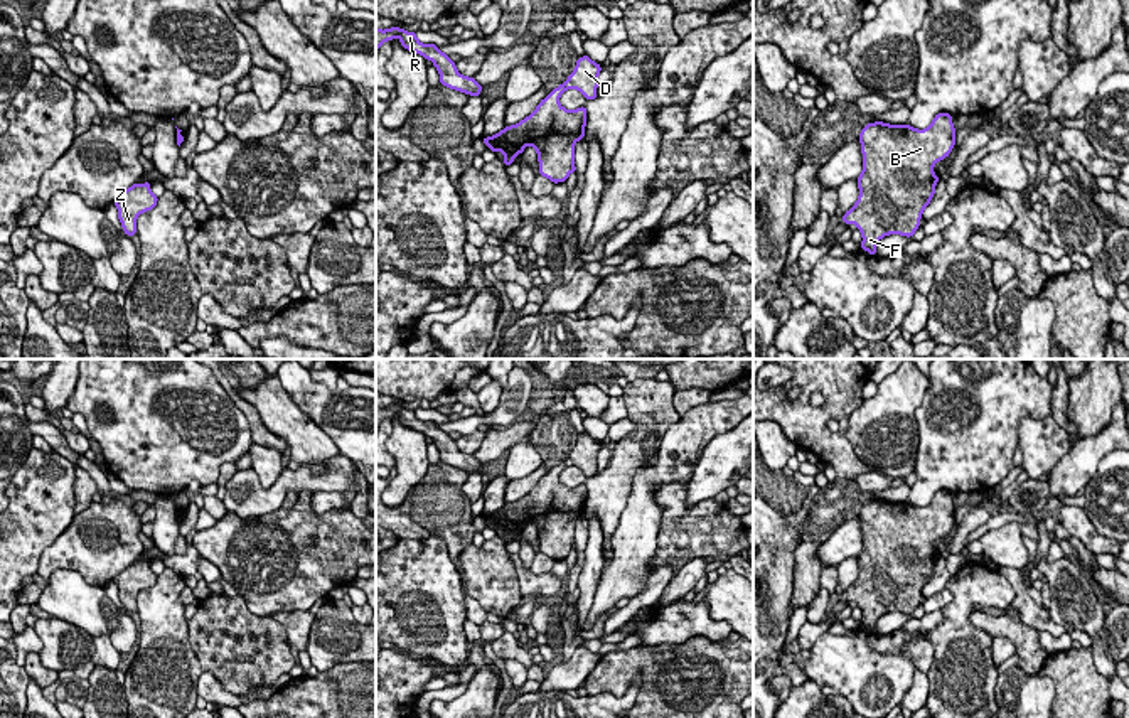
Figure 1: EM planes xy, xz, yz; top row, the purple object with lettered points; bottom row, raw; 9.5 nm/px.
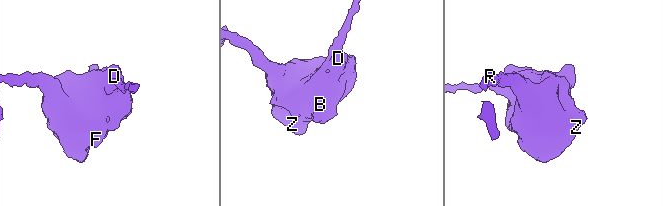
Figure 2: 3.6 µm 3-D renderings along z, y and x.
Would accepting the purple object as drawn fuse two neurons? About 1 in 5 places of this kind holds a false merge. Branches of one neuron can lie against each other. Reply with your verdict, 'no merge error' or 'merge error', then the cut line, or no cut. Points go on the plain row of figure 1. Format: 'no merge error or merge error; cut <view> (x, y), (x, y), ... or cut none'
no merge error; cut none

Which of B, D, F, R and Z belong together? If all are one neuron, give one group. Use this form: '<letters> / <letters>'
B D F R Z

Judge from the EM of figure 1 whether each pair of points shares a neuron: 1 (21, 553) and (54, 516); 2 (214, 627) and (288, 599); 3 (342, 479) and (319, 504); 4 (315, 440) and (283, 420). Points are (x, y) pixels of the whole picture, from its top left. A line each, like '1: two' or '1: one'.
1: one
2: two
3: two
4: one

